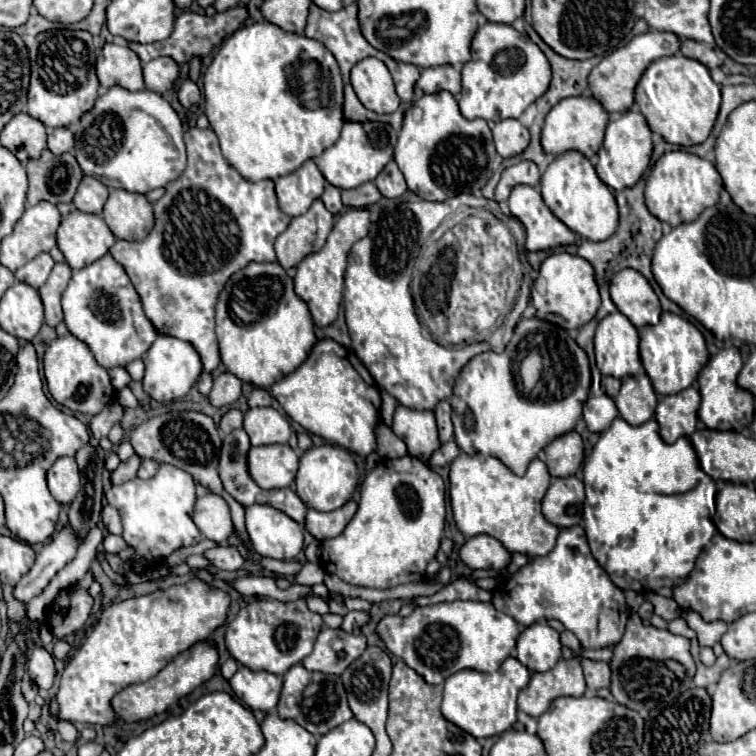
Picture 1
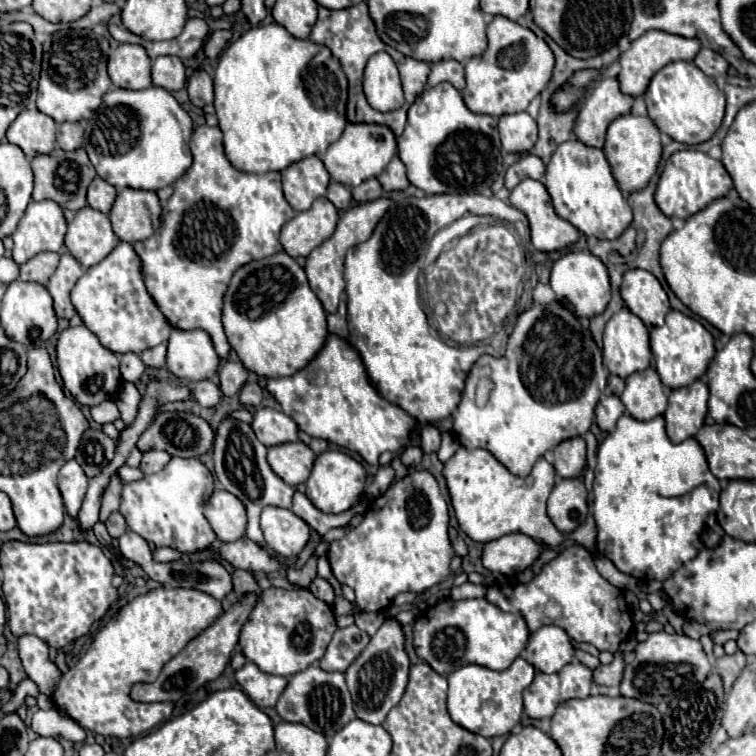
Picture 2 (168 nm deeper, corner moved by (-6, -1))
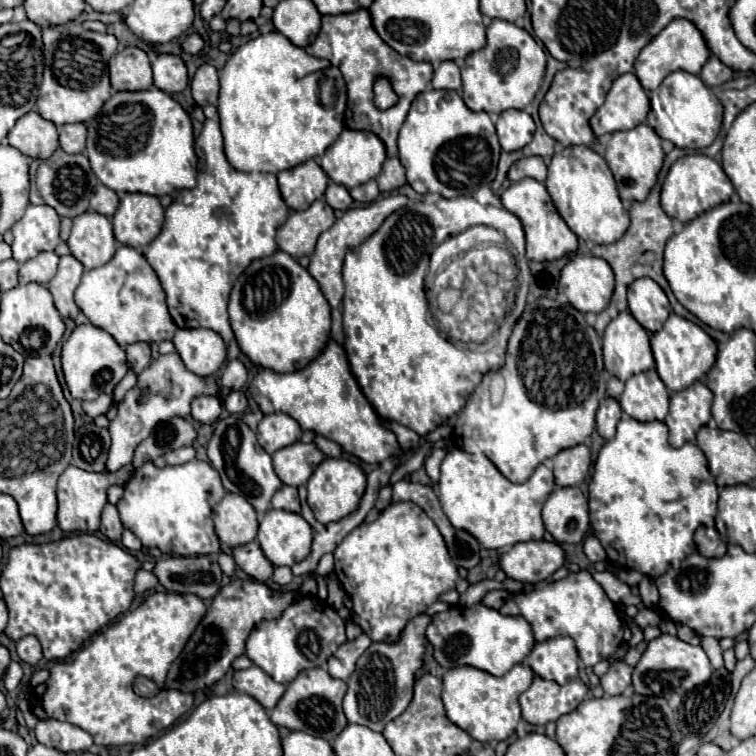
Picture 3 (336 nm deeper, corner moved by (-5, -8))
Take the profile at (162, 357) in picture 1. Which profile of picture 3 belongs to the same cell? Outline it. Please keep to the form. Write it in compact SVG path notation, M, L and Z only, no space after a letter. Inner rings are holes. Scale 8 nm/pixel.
M207 328L177 330L173 344L185 368L197 376L213 376L225 364L227 348L221 336Z

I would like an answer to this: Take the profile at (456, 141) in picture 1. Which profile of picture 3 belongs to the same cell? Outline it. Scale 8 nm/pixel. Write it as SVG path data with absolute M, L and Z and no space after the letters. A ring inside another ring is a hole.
M425 90L413 101L405 124L399 132L399 160L407 170L409 186L419 192L433 192L443 198L471 196L481 186L489 186L497 174L501 146L497 140L495 124L487 112L473 112L465 106L461 96L453 90Z

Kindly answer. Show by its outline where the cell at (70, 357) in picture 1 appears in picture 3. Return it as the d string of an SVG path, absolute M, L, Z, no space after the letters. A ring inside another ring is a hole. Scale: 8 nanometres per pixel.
M85 322L77 326L71 336L63 342L61 350L61 364L67 388L73 398L77 400L95 400L99 394L113 394L113 388L121 382L127 374L129 366L125 362L125 350L115 344L113 336L103 332L101 328Z

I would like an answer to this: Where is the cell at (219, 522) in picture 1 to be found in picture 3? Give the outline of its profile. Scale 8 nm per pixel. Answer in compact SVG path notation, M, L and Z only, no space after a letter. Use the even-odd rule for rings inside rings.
M229 492L213 508L213 524L221 544L229 548L243 546L257 536L257 512L243 500L243 496Z

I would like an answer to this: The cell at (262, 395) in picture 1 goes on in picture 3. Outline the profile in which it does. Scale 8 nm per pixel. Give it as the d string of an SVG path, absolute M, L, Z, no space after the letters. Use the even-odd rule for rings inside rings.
M229 392L225 396L225 408L231 412L231 414L239 414L239 412L245 412L249 406L247 402L247 396L243 392Z

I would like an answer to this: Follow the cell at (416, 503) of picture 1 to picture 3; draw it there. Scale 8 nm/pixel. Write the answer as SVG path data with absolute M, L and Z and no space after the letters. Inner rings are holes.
M395 502L373 524L357 526L335 548L333 556L335 574L353 600L351 620L373 642L397 640L403 624L437 602L439 594L453 590L459 578L439 528L413 502Z

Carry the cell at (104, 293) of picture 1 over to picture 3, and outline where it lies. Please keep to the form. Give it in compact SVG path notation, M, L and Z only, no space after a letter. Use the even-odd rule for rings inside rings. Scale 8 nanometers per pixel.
M121 246L107 264L83 274L81 284L75 290L75 304L91 324L109 332L123 348L135 342L159 344L163 340L171 340L177 330L167 312L165 292L157 274L143 254L131 246Z

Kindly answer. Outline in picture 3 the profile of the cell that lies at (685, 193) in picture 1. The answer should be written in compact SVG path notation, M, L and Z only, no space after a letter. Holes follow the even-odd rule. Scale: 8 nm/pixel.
M689 154L679 158L671 168L661 188L661 208L669 218L677 218L679 222L689 222L701 212L715 208L729 200L733 194L733 184L723 172L721 164L717 164L713 158L703 154Z

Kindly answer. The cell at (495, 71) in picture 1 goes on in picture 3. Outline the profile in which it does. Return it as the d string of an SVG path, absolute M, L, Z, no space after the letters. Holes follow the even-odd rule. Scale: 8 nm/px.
M493 20L487 28L487 46L467 56L461 68L463 102L473 112L501 114L505 110L523 110L535 98L545 76L547 56L529 32L505 20Z

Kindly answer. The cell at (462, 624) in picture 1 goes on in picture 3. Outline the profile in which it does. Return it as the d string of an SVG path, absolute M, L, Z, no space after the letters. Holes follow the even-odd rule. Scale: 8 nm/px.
M475 604L469 608L451 606L447 612L435 614L427 626L425 636L439 666L447 670L457 666L473 666L493 676L503 676L509 672L515 664L523 662L523 658L535 646L531 624L527 624L523 616L503 616L485 604Z

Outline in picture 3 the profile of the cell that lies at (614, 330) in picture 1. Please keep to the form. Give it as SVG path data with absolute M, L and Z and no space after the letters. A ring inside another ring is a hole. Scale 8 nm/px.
M621 312L605 328L603 358L607 372L623 382L639 372L655 368L649 332L631 316L631 312Z

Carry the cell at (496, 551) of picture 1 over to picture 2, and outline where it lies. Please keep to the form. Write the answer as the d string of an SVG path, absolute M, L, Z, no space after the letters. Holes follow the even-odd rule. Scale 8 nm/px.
M510 533L484 545L482 563L486 569L502 575L516 575L528 569L540 557L540 545L524 533Z

